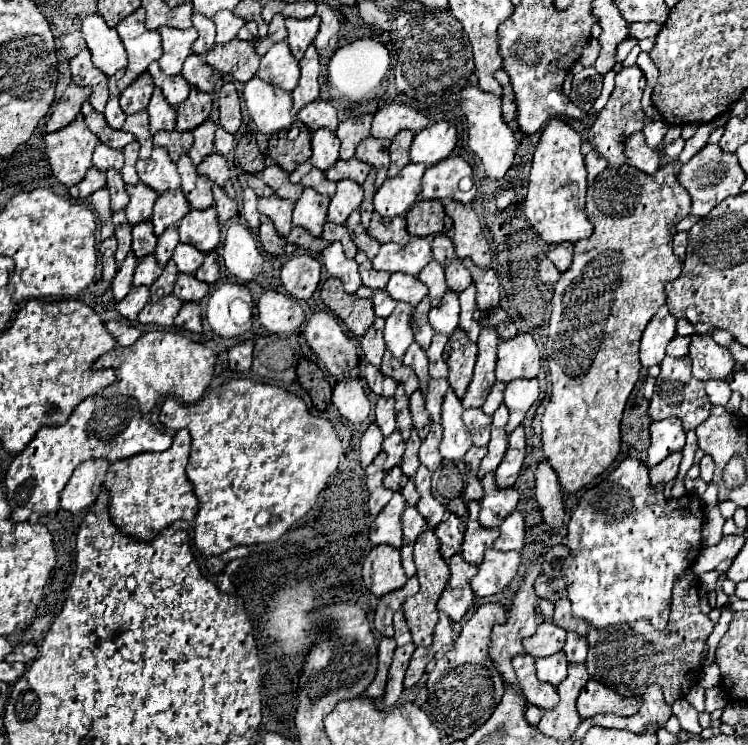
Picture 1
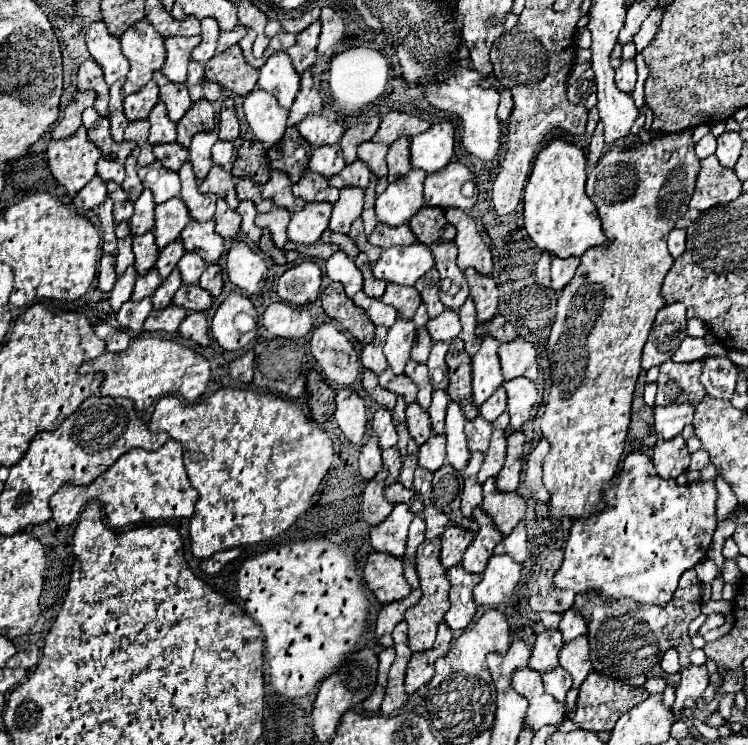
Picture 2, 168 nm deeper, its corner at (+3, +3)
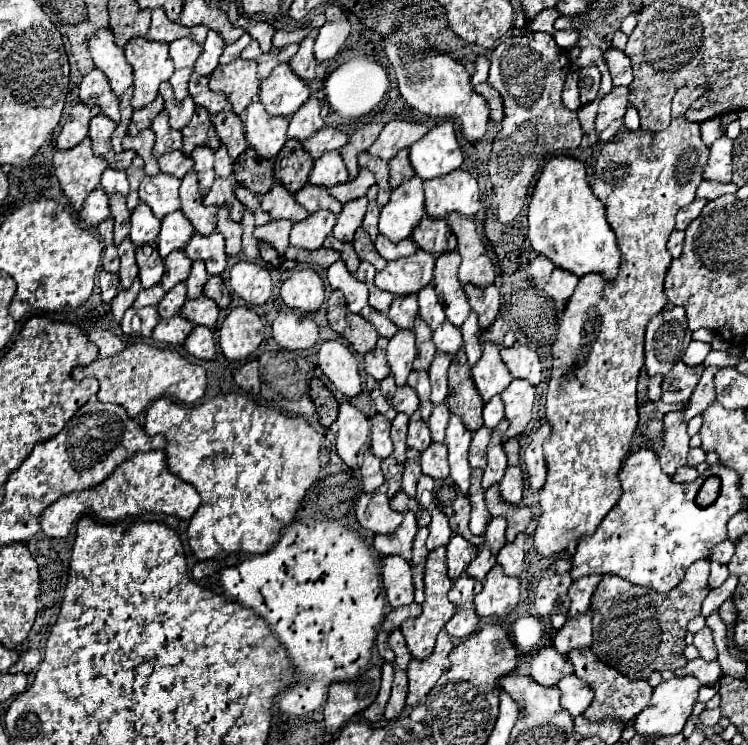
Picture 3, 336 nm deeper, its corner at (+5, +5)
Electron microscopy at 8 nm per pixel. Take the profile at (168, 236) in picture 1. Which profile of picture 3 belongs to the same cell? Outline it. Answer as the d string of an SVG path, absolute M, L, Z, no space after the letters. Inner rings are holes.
M174 250L172 254L168 254L168 258L164 260L164 278L162 278L162 288L170 290L174 284L182 282L188 278L190 274L190 266L192 260L182 252L182 250Z

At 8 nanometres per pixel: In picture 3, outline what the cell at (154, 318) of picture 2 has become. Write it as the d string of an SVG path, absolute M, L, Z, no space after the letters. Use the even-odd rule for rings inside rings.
M180 314L172 316L172 318L162 318L154 332L152 332L152 338L156 342L168 342L168 344L182 344L184 338L190 334L192 330L192 322L188 322L186 318L182 318Z

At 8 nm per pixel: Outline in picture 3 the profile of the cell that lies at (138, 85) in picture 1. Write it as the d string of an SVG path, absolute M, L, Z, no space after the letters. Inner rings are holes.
M158 96L154 102L150 102L148 106L144 106L144 108L140 108L140 110L134 110L132 112L132 124L130 124L130 130L128 130L128 134L132 136L136 136L138 132L142 132L142 130L146 130L150 124L152 124L152 120L154 120L154 116L160 112L164 108L164 100Z

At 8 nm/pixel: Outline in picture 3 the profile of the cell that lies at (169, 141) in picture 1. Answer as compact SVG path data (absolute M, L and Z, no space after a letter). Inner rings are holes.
M172 150L164 156L158 158L158 164L160 164L160 172L166 172L166 174L172 174L176 178L182 178L186 172L192 170L194 162L192 158L184 156L180 150Z

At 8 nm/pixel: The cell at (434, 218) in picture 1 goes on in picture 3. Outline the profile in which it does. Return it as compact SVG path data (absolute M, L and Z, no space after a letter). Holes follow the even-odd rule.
M422 218L412 232L412 240L430 254L442 254L456 248L456 236L450 232L444 218Z

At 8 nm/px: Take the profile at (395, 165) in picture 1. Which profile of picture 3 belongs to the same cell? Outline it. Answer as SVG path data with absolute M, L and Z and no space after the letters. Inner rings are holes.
M400 150L400 154L396 154L396 158L392 158L392 162L388 164L390 164L390 186L392 188L396 188L398 184L414 176L414 168L410 166L410 160L408 160L408 150Z

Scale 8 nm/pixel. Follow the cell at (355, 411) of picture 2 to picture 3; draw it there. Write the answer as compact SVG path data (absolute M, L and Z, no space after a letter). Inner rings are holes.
M340 402L340 412L338 412L336 424L338 424L336 452L348 466L354 468L354 466L358 466L358 454L370 434L368 420L350 402Z

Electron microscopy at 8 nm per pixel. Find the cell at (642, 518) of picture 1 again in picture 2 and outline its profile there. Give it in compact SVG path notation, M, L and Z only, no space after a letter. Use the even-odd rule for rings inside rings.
M642 452L626 456L618 474L618 484L604 492L606 510L592 514L586 520L572 524L570 538L564 548L564 562L554 576L554 584L560 590L582 592L596 588L602 598L632 598L640 604L668 604L678 586L680 576L706 560L716 530L716 500L718 490L714 480L696 480L686 486L678 486L674 480L664 480L654 470L652 460Z

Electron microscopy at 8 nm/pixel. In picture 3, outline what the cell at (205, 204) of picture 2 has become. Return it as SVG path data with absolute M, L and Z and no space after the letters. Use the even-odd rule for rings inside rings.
M190 170L180 184L180 200L182 200L182 212L192 222L194 230L198 234L210 234L216 230L216 212L218 206L204 206L202 196L198 192L198 178L196 172Z

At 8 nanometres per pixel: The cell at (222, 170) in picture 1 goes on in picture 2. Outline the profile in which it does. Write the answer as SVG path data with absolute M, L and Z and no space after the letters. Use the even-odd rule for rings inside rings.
M214 166L210 170L210 174L206 176L206 180L200 184L200 192L202 194L216 194L220 198L224 198L230 190L234 188L234 182L232 182L232 174L224 168L218 168Z

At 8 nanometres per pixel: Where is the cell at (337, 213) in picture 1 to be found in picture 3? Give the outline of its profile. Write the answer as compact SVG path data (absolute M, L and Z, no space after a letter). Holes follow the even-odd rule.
M356 198L352 202L346 202L342 206L342 212L338 214L336 226L332 230L332 236L338 238L340 242L352 242L354 240L354 232L356 228L362 224L362 218L366 214L366 206L368 206L368 198Z

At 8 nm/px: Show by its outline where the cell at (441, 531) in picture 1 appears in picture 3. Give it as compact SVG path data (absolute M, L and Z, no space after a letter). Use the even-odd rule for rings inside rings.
M452 536L448 546L446 546L448 576L452 580L458 578L474 558L476 558L476 548L468 540L464 540L462 536Z

